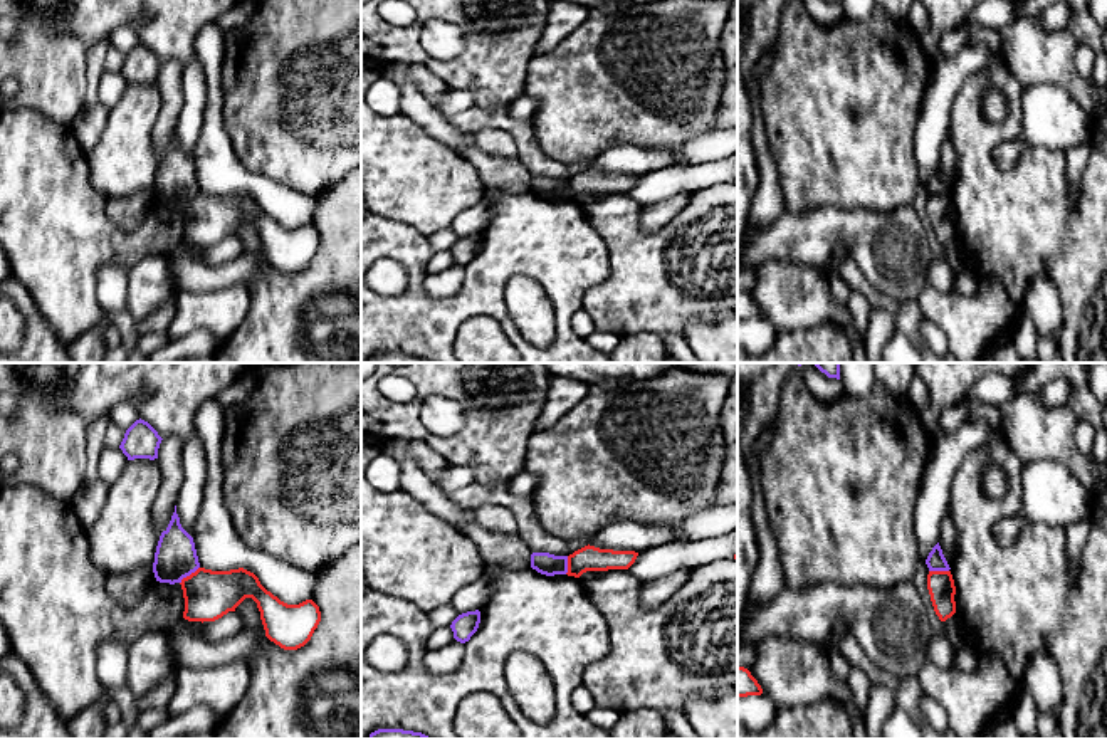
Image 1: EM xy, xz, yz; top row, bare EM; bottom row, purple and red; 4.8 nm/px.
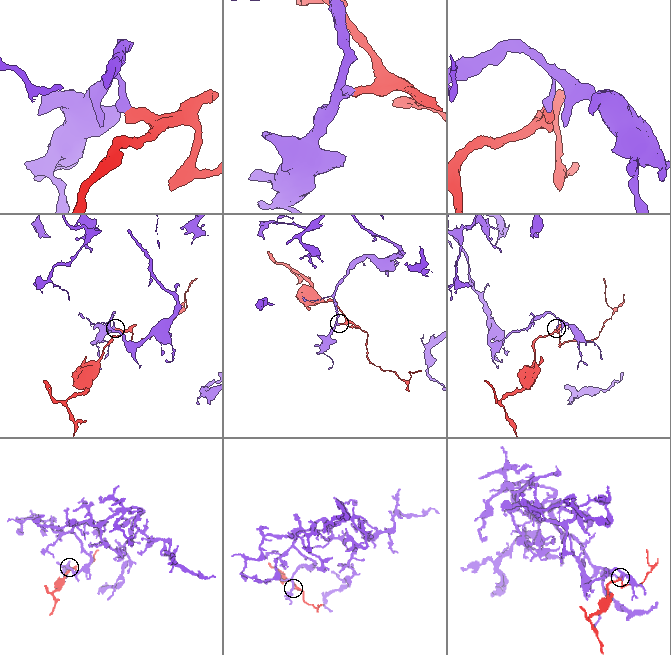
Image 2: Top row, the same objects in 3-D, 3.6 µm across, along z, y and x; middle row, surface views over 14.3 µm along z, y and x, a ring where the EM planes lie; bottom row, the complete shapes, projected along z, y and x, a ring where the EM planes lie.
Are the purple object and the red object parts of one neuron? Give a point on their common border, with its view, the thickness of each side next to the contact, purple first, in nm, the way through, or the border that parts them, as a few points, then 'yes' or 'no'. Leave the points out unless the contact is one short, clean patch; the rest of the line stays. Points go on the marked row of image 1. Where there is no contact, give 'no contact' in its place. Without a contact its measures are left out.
meets purple in xy at (188, 575); 200 nm thick on the purple side, 240 nm on the other; border along xy (199, 566), (180, 583); no

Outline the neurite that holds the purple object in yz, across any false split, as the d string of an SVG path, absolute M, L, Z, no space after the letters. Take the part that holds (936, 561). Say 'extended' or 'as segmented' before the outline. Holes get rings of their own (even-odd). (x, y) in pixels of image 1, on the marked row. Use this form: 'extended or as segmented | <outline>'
as segmented | M939 542L929 553L926 564L927 564L929 571L949 571L951 569L942 554Z

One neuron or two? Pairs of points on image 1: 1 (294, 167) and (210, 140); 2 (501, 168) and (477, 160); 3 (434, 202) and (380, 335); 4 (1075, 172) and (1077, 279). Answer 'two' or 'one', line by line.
1: two
2: one
3: two
4: two

